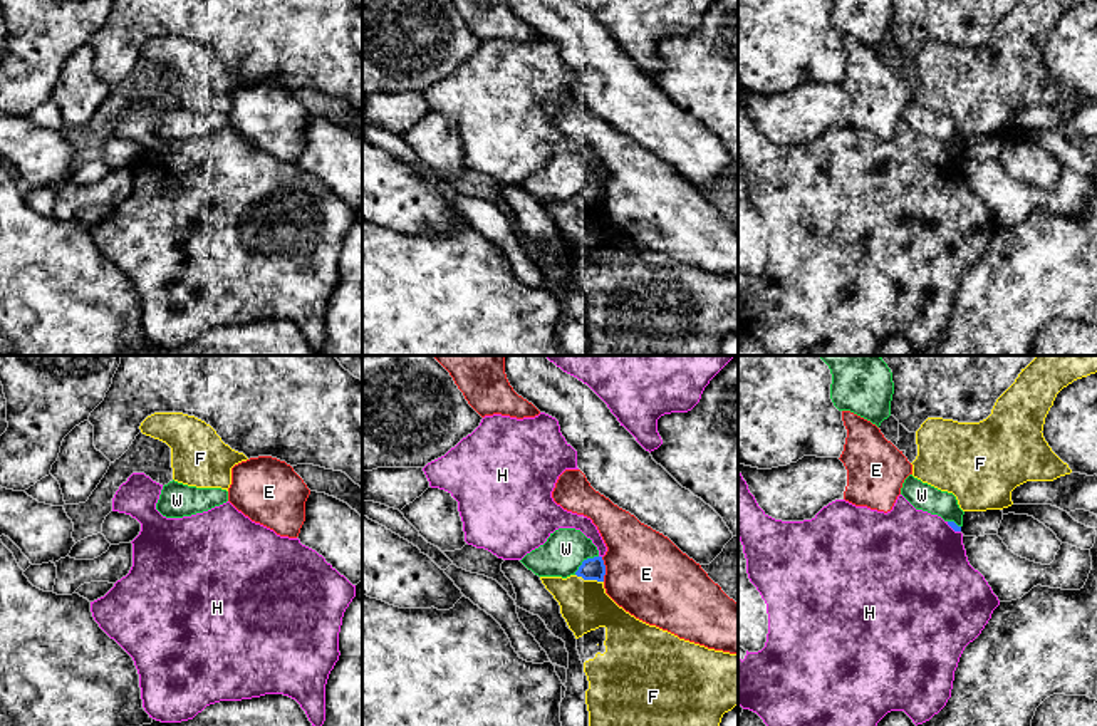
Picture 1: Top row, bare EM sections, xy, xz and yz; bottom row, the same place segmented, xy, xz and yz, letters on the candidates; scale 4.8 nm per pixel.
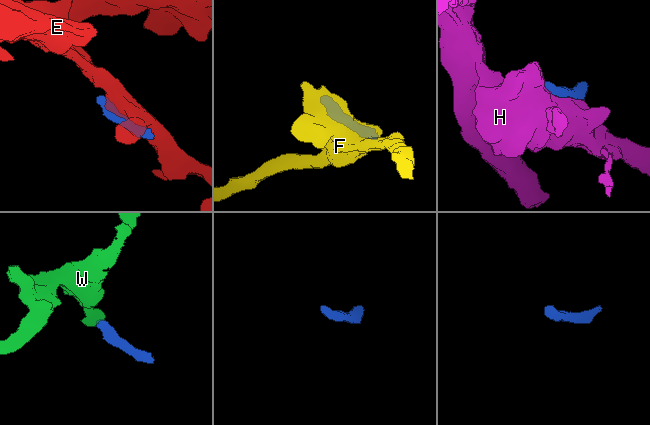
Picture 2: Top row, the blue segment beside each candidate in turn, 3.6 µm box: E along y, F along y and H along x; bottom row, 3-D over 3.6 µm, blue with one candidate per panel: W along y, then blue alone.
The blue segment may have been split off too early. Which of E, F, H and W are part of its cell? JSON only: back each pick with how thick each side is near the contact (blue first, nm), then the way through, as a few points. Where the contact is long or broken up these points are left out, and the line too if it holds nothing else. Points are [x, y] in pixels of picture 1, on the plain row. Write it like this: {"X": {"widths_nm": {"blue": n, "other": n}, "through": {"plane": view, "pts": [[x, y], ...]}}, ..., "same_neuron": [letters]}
{"same_neuron": []}

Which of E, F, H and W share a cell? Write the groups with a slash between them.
E / F / H / W

